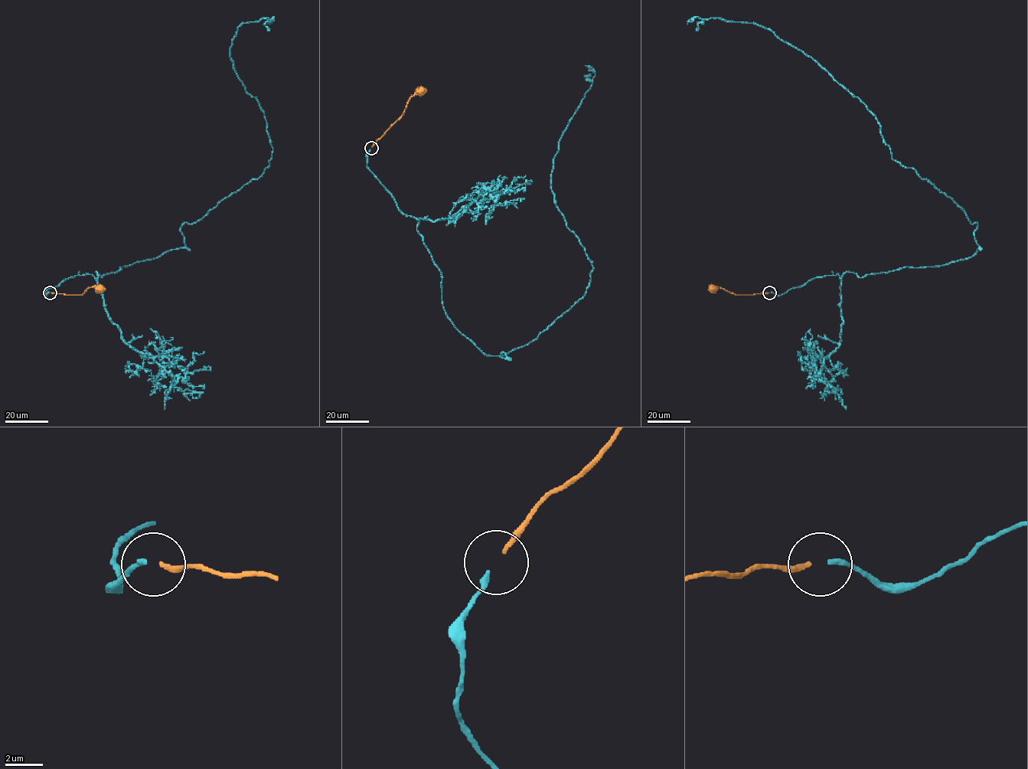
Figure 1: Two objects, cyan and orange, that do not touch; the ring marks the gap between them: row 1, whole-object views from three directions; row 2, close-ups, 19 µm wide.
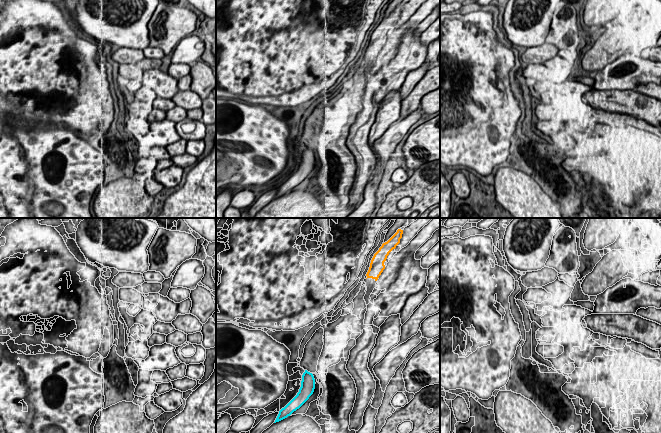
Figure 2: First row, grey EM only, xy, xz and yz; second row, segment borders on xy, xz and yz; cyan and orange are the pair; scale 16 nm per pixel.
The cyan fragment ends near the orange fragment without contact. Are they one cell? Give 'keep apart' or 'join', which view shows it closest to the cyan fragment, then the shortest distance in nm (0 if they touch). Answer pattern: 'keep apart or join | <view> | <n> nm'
join | xz | 1750 nm

